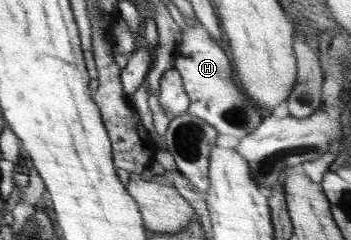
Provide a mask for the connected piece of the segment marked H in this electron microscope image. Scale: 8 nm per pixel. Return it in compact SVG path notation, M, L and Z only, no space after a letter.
M184 18L182 42L178 45L178 57L174 61L183 81L190 105L185 113L196 115L218 130L239 140L254 132L264 118L263 112L250 99L238 91L232 77L233 68L226 56L224 45L218 44L198 18Z

